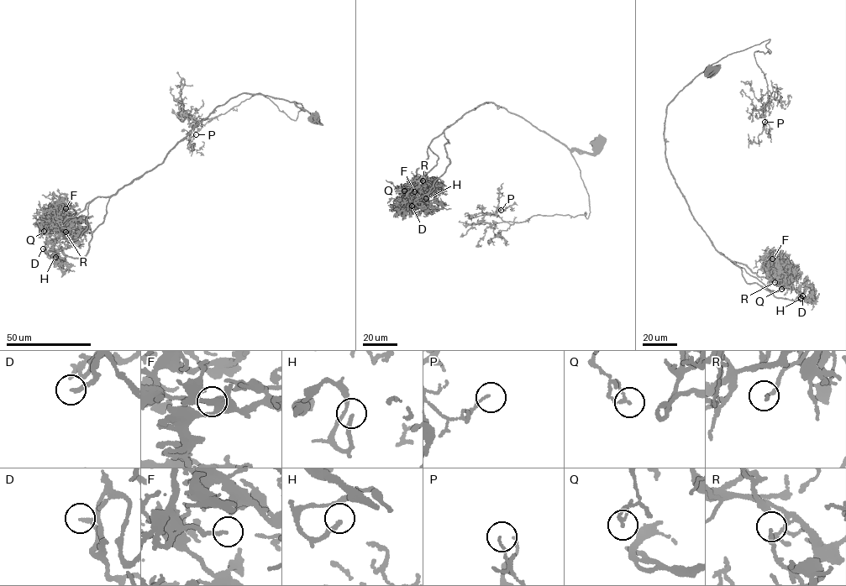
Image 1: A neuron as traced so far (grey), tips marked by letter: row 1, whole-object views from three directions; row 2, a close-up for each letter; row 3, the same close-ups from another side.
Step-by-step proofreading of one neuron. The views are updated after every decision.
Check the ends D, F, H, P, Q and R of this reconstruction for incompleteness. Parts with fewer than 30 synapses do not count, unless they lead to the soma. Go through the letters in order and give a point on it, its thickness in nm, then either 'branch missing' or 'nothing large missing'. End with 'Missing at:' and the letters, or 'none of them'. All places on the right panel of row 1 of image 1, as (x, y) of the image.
D: place (802, 295); calibre 200 nm; branch missing
F: place (772, 258); calibre 160 nm; branch missing
H: place (801, 298); calibre 200 nm; branch missing
P: place (764, 122); calibre 120 nm; nothing large missing
Q: place (781, 289); calibre 110 nm; nothing large missing
R: place (775, 282); calibre 170 nm; nothing large missing
Missing at: D, F, H

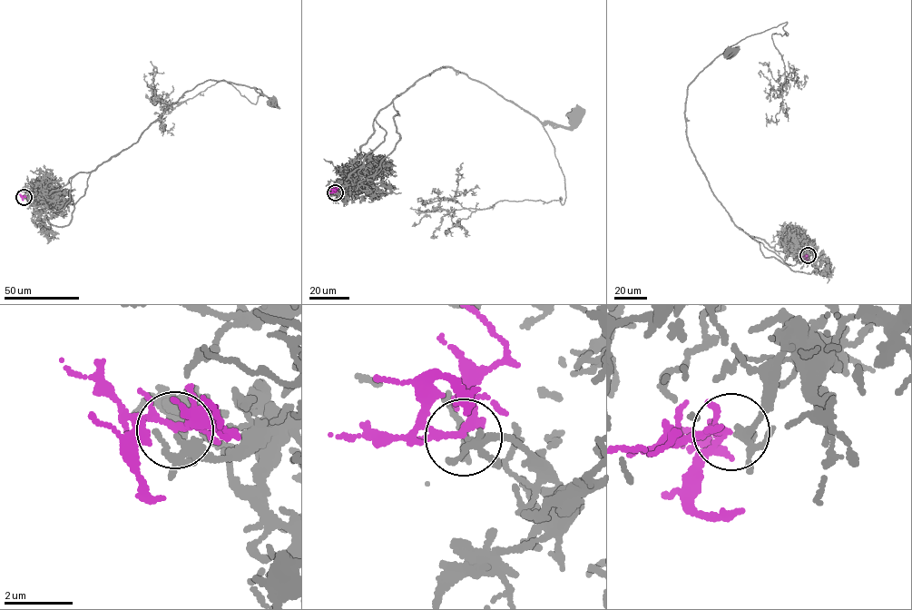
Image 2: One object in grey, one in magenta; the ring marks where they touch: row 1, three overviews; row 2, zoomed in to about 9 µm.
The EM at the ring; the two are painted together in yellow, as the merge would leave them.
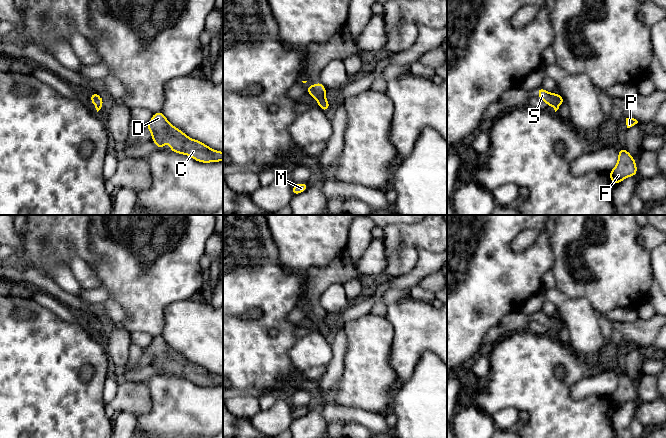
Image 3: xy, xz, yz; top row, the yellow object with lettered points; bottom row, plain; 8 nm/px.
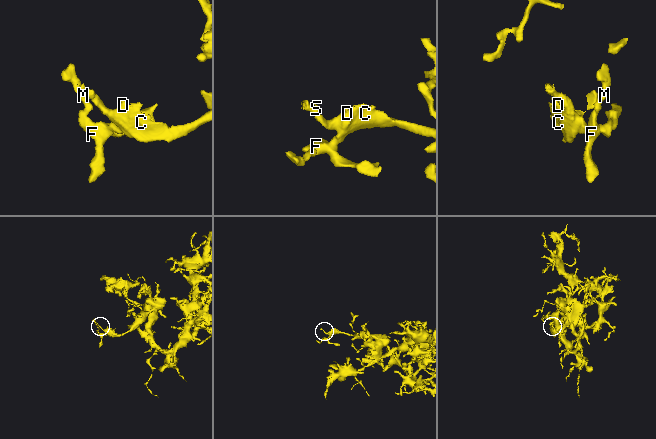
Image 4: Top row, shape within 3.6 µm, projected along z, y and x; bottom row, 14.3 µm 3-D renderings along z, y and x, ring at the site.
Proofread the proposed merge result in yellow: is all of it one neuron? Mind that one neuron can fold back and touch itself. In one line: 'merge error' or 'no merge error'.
no merge error

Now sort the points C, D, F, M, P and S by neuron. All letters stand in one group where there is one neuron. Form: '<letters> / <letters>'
C D F M P S

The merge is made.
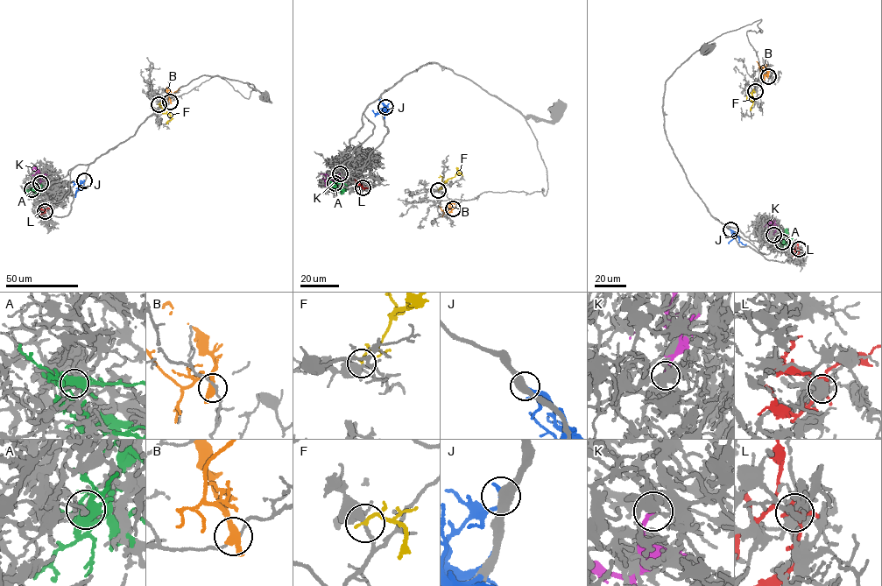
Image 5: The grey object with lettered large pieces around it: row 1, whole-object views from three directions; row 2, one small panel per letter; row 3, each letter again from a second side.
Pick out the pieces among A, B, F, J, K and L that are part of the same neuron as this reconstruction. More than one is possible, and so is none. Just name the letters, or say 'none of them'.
F

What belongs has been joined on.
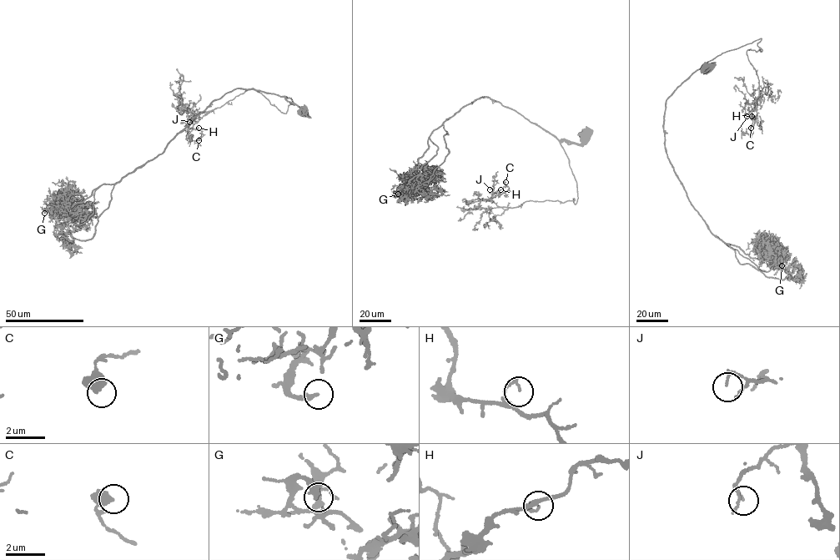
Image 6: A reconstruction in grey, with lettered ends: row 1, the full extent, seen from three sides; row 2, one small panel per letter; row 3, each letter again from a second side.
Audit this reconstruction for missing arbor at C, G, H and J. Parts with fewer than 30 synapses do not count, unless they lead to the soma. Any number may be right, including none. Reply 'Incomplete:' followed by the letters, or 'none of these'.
Incomplete: none of these

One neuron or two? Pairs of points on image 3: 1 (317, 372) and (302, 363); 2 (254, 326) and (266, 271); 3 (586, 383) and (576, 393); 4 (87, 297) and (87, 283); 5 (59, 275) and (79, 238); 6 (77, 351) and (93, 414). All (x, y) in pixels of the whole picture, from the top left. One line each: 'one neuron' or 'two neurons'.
1: two neurons
2: one neuron
3: one neuron
4: two neurons
5: two neurons
6: one neuron

